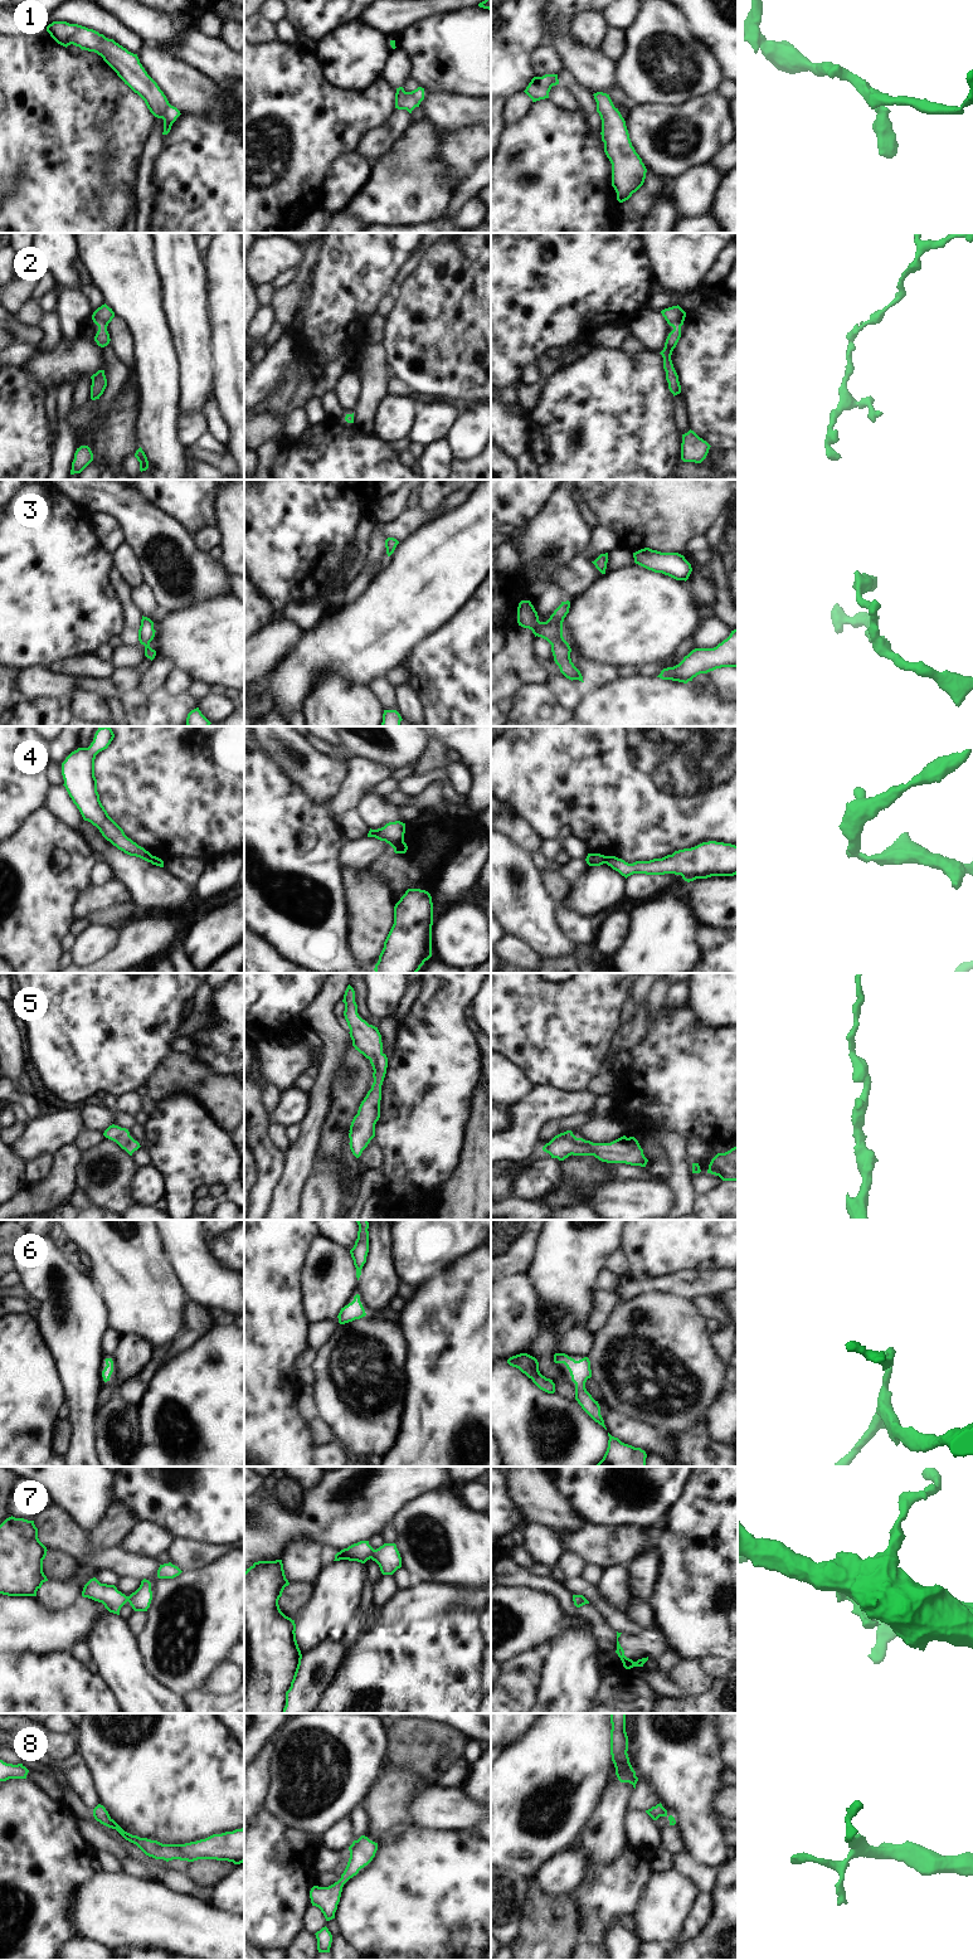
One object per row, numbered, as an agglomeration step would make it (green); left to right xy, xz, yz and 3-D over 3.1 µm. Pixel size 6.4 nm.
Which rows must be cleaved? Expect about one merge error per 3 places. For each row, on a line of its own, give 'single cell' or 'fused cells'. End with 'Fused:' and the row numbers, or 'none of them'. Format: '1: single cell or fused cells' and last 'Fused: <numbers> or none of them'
1: single cell
2: single cell
3: single cell
4: fused cells
5: single cell
6: single cell
7: single cell
8: single cell
Fused: 4

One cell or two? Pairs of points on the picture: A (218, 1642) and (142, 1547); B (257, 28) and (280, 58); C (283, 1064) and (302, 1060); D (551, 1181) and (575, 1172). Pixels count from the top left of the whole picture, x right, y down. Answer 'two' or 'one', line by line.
A: two
B: two
C: one
D: two

